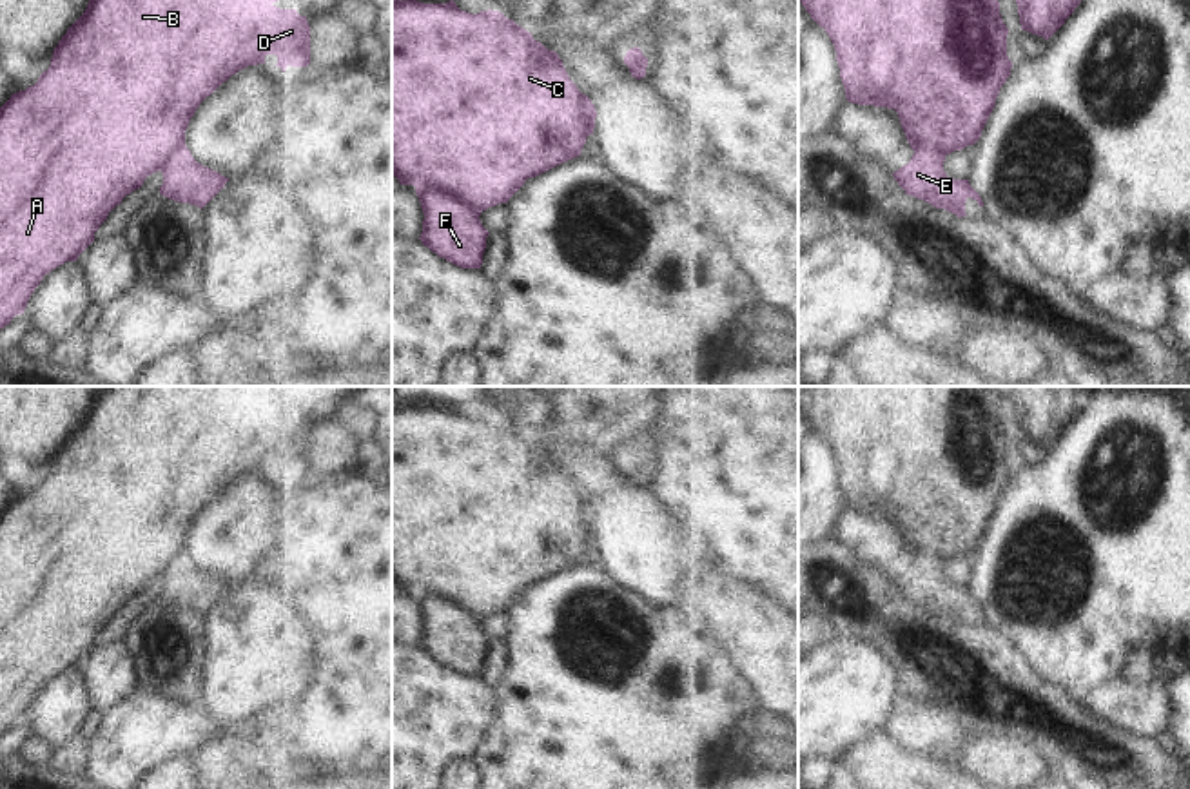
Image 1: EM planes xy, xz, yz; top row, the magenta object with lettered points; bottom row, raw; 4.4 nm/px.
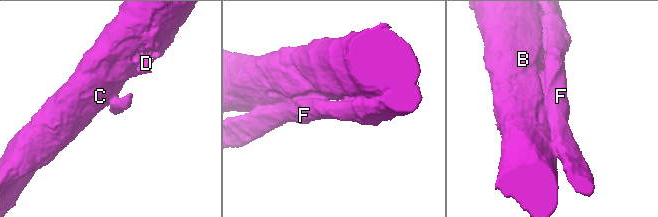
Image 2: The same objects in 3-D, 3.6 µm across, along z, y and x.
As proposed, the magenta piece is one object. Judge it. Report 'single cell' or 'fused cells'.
fused cells

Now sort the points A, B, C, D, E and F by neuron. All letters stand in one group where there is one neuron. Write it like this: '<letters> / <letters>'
A B C D F / E

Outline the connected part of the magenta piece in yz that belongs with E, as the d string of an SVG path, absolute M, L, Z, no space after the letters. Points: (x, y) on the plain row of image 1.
M920 553L914 557L911 568L892 579L905 600L931 609L936 615L945 615L958 624L965 624L965 608L976 606L980 613L983 608L971 593L969 586L949 584L943 577L945 560Z

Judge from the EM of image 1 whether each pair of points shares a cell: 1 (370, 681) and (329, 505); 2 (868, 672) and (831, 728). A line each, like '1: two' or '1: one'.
1: one
2: one

